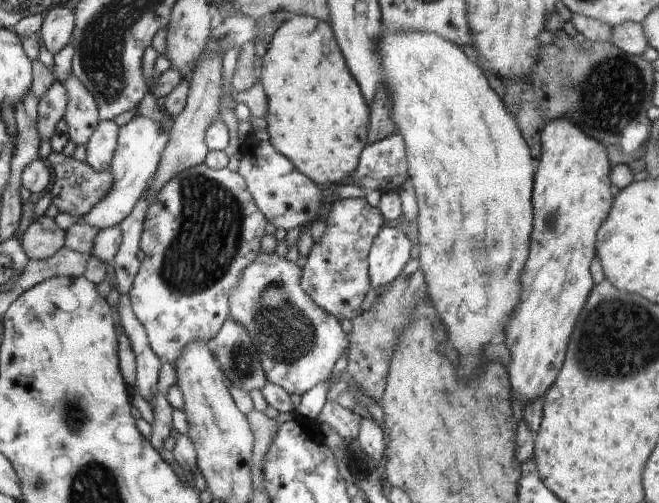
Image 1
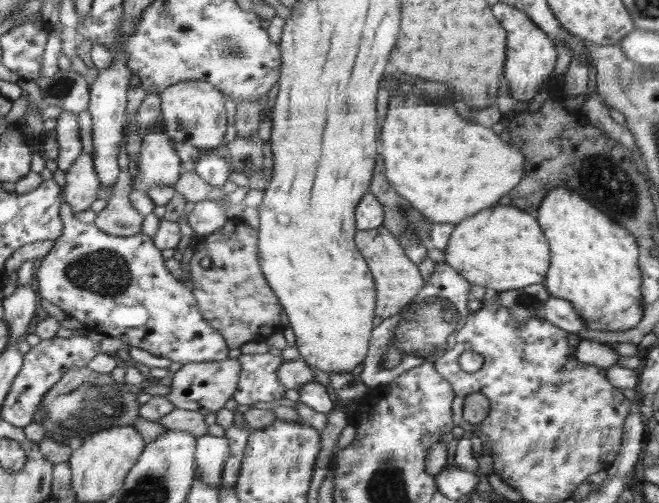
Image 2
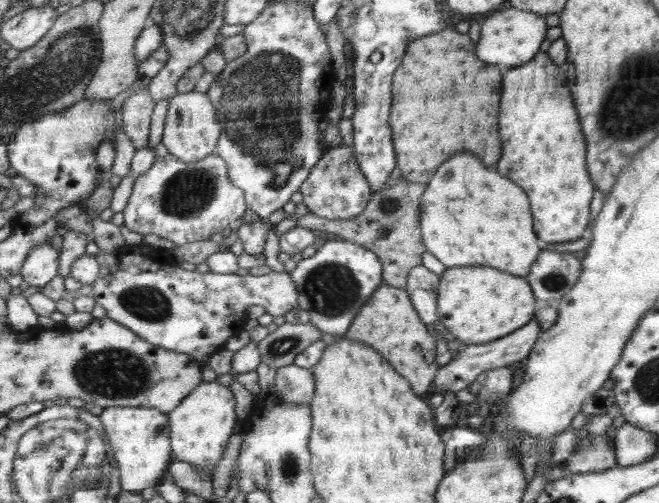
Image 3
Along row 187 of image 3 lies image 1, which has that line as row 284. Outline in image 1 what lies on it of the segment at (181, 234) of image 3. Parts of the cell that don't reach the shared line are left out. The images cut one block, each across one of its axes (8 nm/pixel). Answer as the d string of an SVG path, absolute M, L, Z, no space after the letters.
M206 163L192 166L162 188L145 222L142 250L146 256L131 295L136 316L148 331L154 352L164 362L176 366L191 342L209 343L221 333L229 319L230 297L241 285L245 269L257 260L264 230L266 217L254 204L244 178L228 167L213 169Z

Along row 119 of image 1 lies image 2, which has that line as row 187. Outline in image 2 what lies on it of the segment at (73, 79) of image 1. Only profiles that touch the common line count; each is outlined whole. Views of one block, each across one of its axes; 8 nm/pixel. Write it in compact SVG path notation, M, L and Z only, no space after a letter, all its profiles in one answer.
M94 150L83 152L76 164L68 171L65 198L74 208L74 214L81 214L93 209L93 205L100 202L101 187L102 179L96 169Z

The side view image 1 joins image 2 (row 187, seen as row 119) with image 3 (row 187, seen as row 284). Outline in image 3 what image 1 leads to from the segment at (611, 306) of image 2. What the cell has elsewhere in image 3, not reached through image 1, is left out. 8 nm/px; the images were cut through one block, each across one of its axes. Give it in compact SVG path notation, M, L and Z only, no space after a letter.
M539 52L532 61L506 71L506 86L502 90L502 146L506 146L506 154L502 156L502 162L498 162L498 170L502 170L506 178L514 178L514 182L530 194L534 226L538 226L538 238L542 240L542 245L570 242L584 234L590 224L590 200L594 192L593 180L588 176L584 160L586 139L580 132L571 92L564 86L566 74L562 69L547 52Z

